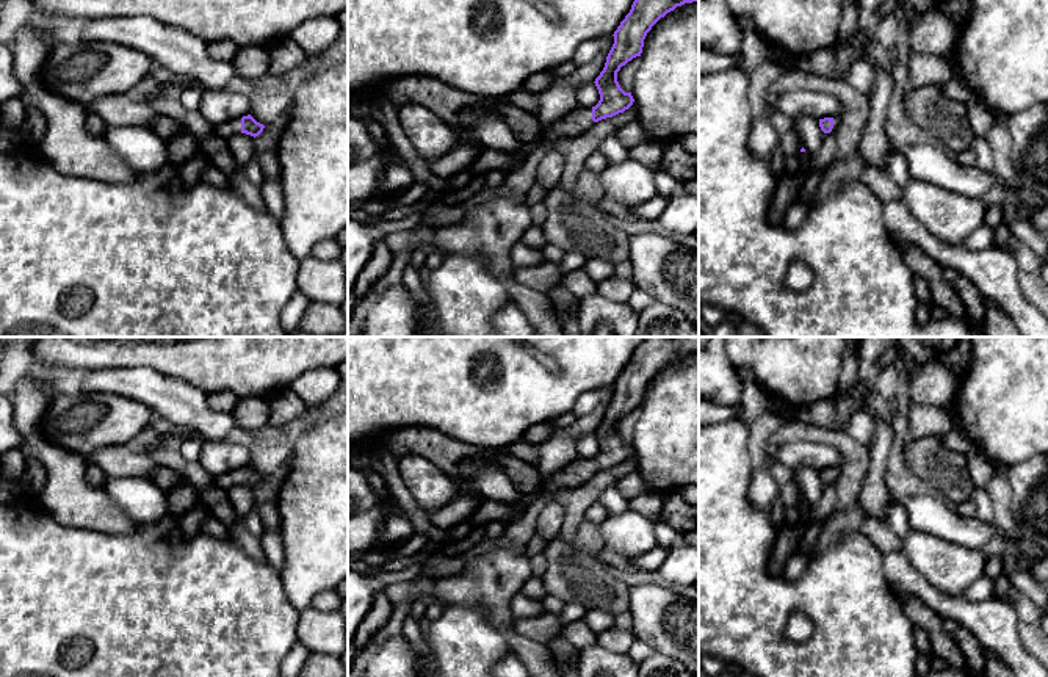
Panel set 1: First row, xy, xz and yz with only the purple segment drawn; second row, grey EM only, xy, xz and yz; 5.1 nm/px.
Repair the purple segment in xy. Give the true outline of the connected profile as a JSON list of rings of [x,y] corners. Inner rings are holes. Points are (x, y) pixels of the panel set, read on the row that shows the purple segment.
[[[248,114],[215,125],[215,135],[224,139],[230,139],[237,133],[246,133],[255,138],[263,132],[263,129],[263,124],[257,122],[251,114]]]

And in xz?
[[[634,0],[630,13],[614,31],[614,44],[606,56],[605,67],[594,81],[600,94],[598,103],[592,108],[576,105],[569,114],[550,124],[540,138],[525,141],[523,152],[529,155],[539,144],[573,138],[595,122],[628,110],[634,99],[631,92],[620,88],[617,72],[628,61],[641,56],[647,33],[661,17],[677,6],[692,2],[697,0]]]

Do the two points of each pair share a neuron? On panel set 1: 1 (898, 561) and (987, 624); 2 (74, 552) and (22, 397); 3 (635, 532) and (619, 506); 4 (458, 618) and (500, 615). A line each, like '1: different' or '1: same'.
1: same
2: different
3: different
4: different

